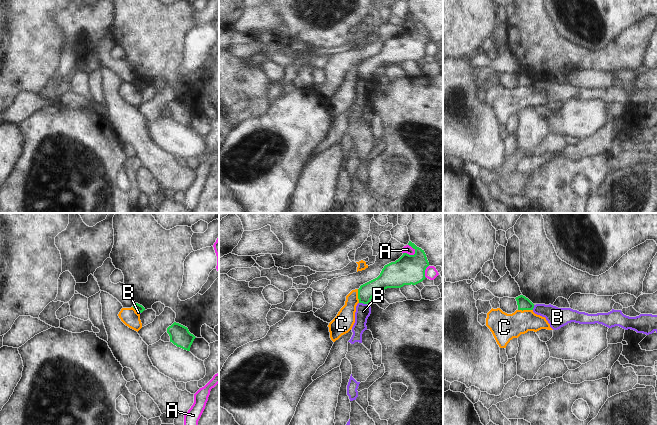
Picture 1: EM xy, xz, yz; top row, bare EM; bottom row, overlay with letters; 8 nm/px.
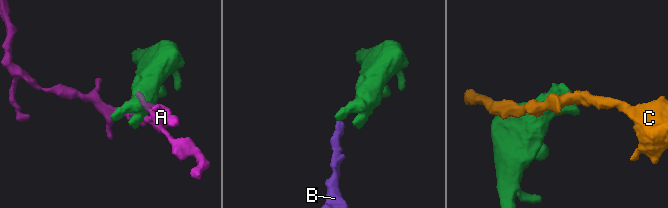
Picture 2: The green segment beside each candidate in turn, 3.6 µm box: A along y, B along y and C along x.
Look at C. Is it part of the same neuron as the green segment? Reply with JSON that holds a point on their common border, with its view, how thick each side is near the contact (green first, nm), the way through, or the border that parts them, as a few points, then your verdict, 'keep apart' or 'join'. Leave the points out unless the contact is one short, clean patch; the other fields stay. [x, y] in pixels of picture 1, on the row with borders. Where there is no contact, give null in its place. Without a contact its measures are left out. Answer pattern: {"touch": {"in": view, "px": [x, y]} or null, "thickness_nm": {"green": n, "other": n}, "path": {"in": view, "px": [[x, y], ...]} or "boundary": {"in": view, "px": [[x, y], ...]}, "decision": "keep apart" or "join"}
{"touch": {"in": "yz", "px": [525, 309]}, "thickness_nm": {"green": 100, "other": 220}, "decision": "keep apart"}

